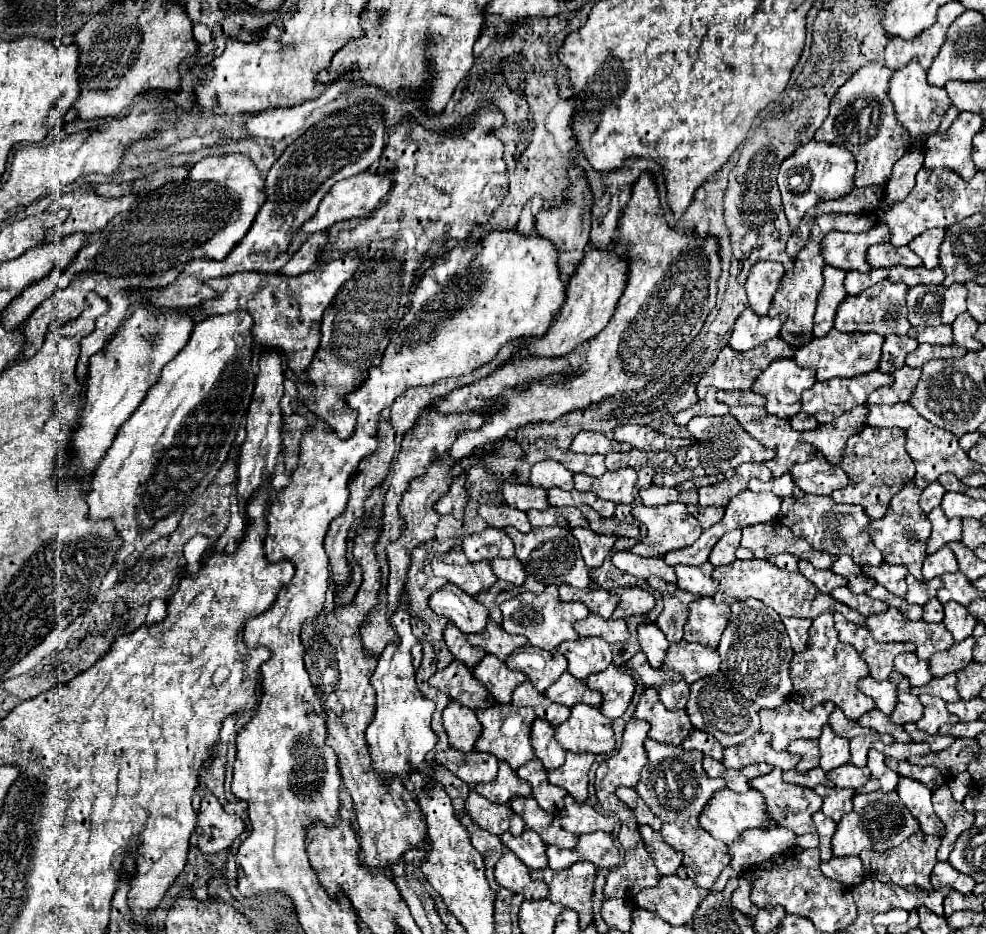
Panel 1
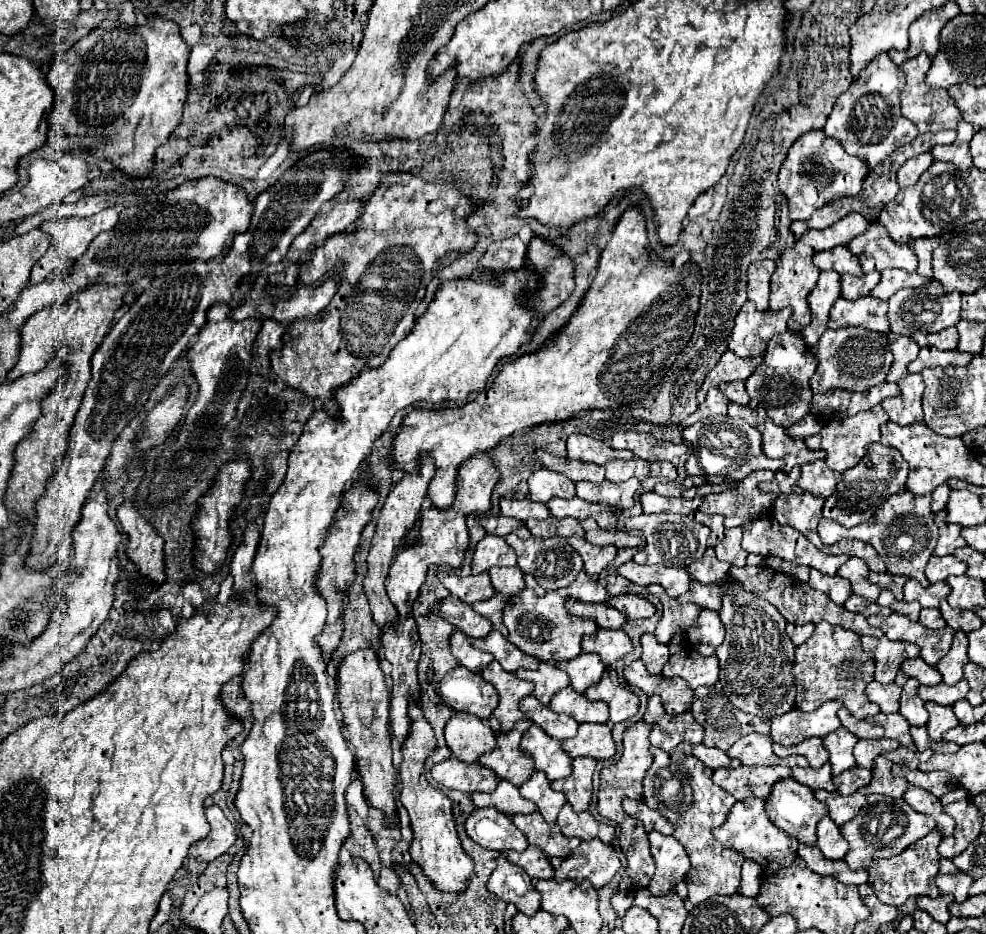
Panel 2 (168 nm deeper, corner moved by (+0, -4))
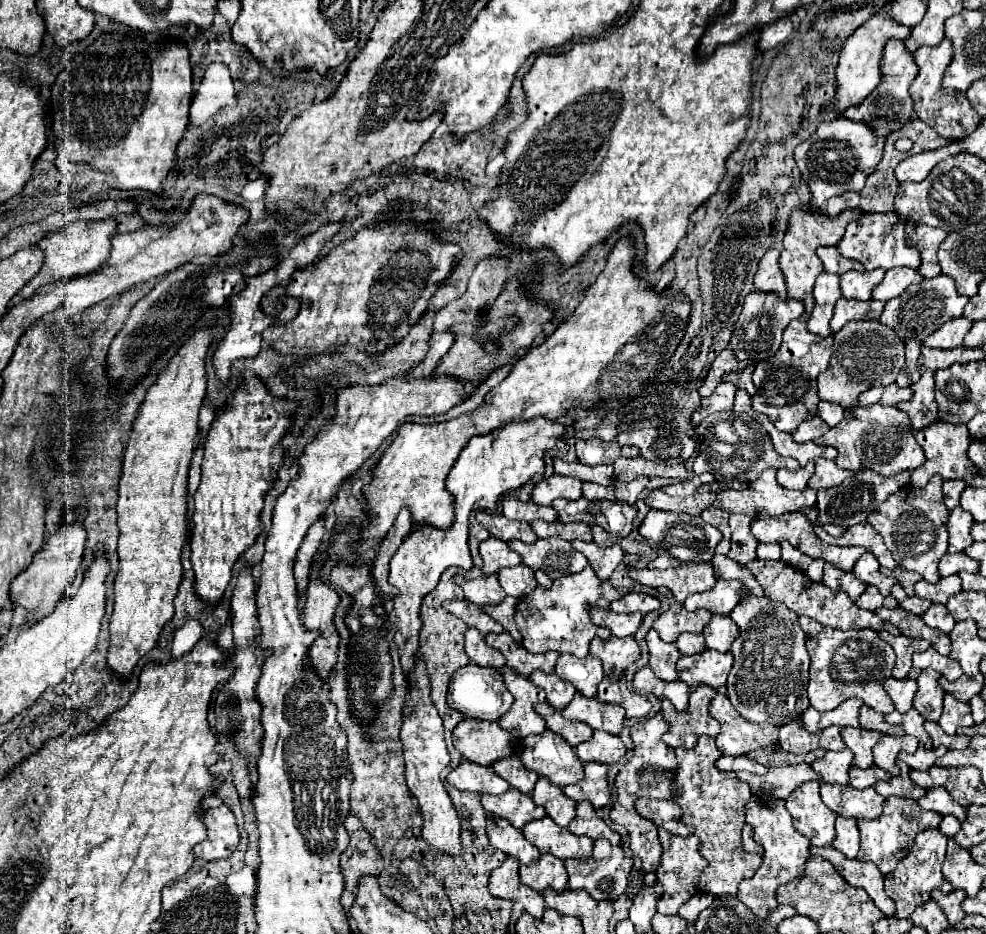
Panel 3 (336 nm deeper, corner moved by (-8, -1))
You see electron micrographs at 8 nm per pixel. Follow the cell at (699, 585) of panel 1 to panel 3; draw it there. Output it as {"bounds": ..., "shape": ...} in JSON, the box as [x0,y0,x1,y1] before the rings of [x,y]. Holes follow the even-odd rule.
{"bounds":[684,580,744,616],"shape":[[[718,580],[712,590],[688,596],[688,600],[684,602],[684,608],[686,610],[706,608],[712,614],[724,614],[726,616],[738,604],[742,588],[744,586],[736,580]]]}

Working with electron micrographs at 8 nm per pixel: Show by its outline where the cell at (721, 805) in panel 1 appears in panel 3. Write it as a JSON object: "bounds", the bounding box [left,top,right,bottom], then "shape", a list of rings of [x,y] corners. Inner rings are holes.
{"bounds":[738,796,808,916],"shape":[[[752,796],[746,804],[746,824],[752,826],[752,838],[764,846],[764,860],[762,866],[750,880],[744,880],[738,890],[738,898],[752,908],[756,916],[766,916],[772,908],[778,906],[776,902],[776,888],[784,882],[804,876],[804,864],[808,860],[808,838],[792,826],[792,818],[784,808],[784,800],[774,796]]]}

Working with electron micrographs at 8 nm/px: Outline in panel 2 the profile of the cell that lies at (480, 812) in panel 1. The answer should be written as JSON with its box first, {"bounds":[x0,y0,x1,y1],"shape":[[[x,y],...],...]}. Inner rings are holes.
{"bounds":[466,807,528,851],"shape":[[[488,807],[488,809],[474,809],[466,821],[466,833],[478,845],[494,851],[524,851],[528,841],[520,831],[514,827],[508,815]]]}

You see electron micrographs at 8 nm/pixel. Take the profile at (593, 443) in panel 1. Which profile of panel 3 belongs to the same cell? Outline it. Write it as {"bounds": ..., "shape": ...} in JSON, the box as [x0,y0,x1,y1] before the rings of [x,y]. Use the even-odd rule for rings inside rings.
{"bounds":[576,438,640,464],"shape":[[[600,438],[590,440],[578,440],[576,442],[576,456],[584,464],[614,464],[616,458],[636,458],[640,456],[640,450],[636,446],[620,446],[616,440],[604,442]]]}

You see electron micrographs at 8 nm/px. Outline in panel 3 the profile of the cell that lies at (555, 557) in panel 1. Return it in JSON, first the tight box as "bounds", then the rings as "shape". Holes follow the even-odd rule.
{"bounds":[508,538,588,580],"shape":[[[538,538],[538,540],[532,542],[532,544],[524,544],[522,540],[510,540],[508,546],[522,556],[522,562],[524,562],[526,566],[530,566],[532,570],[542,570],[542,572],[546,572],[552,580],[556,580],[556,578],[560,578],[560,576],[566,576],[566,574],[582,572],[582,570],[588,566],[588,558],[586,558],[582,552],[574,550],[572,542],[562,540],[562,538]]]}

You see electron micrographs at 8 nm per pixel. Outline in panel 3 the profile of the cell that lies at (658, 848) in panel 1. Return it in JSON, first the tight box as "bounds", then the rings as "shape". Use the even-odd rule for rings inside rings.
{"bounds":[656,828,706,914],"shape":[[[658,828],[658,834],[660,834],[660,844],[662,844],[662,864],[656,870],[656,880],[662,886],[658,912],[676,914],[678,908],[684,904],[684,900],[688,900],[688,896],[692,896],[692,892],[698,890],[698,878],[700,878],[700,872],[706,868],[706,860],[698,852],[700,840],[696,840],[696,836],[682,838],[682,836],[670,834],[664,828]]]}

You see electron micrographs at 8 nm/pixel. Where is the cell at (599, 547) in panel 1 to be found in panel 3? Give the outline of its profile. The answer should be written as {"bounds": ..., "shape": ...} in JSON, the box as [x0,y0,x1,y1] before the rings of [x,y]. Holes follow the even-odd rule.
{"bounds":[574,540,624,580],"shape":[[[574,540],[574,548],[584,552],[584,556],[588,558],[590,566],[594,568],[596,576],[600,580],[608,580],[614,572],[614,568],[618,566],[618,562],[622,560],[624,552],[620,546],[608,546],[608,548],[602,548],[598,546],[596,542],[580,542],[580,540]]]}

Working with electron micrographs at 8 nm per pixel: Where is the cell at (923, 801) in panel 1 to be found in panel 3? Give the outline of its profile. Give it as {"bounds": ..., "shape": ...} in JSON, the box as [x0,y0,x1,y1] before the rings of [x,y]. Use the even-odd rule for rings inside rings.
{"bounds":[918,788,966,822],"shape":[[[930,788],[926,792],[926,796],[922,796],[918,800],[920,808],[924,810],[934,810],[934,812],[940,812],[940,814],[952,814],[956,816],[960,822],[966,820],[966,808],[958,806],[944,788]]]}

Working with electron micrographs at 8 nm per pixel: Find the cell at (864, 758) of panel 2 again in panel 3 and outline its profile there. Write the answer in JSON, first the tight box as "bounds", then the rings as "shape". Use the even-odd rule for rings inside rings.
{"bounds":[874,736,918,776],"shape":[[[882,736],[874,746],[874,764],[894,776],[900,772],[896,766],[898,752],[914,752],[916,746],[918,740],[912,736]]]}

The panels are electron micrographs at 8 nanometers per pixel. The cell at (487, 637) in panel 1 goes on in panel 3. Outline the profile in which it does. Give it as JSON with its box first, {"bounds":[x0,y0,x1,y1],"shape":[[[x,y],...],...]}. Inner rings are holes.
{"bounds":[486,632,558,676],"shape":[[[508,632],[488,634],[486,636],[486,644],[492,646],[492,648],[496,648],[496,650],[500,650],[504,654],[504,658],[506,658],[506,666],[514,668],[522,676],[528,676],[534,670],[542,670],[542,672],[550,674],[550,672],[554,672],[554,664],[558,660],[558,654],[556,652],[530,654],[518,642],[514,642]]]}

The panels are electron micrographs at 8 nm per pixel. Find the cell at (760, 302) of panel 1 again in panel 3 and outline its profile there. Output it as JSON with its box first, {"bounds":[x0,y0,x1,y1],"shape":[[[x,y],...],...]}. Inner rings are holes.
{"bounds":[754,250,788,298],"shape":[[[770,250],[758,264],[758,272],[754,276],[754,290],[760,292],[774,292],[778,298],[788,298],[784,288],[784,276],[778,268],[780,250]]]}

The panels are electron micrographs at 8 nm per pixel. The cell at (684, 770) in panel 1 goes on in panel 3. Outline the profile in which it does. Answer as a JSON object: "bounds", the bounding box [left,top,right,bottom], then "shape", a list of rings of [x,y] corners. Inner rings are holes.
{"bounds":[672,736,762,896],"shape":[[[700,736],[696,746],[686,750],[686,748],[676,748],[674,750],[676,754],[676,770],[674,770],[674,776],[672,776],[672,802],[676,802],[680,808],[682,808],[682,822],[692,826],[694,830],[694,836],[700,838],[700,854],[708,860],[708,866],[704,868],[702,876],[700,876],[700,882],[698,882],[698,888],[702,892],[708,892],[708,894],[714,894],[714,896],[722,896],[722,894],[738,894],[738,886],[742,880],[746,878],[752,878],[754,872],[758,870],[758,866],[762,864],[762,858],[756,856],[756,854],[748,854],[744,852],[742,848],[742,840],[740,840],[740,832],[744,828],[744,806],[746,802],[750,800],[750,788],[746,782],[738,780],[738,776],[734,772],[722,772],[716,768],[716,760],[722,756],[722,752],[716,748],[714,740],[708,738],[708,736]]]}

